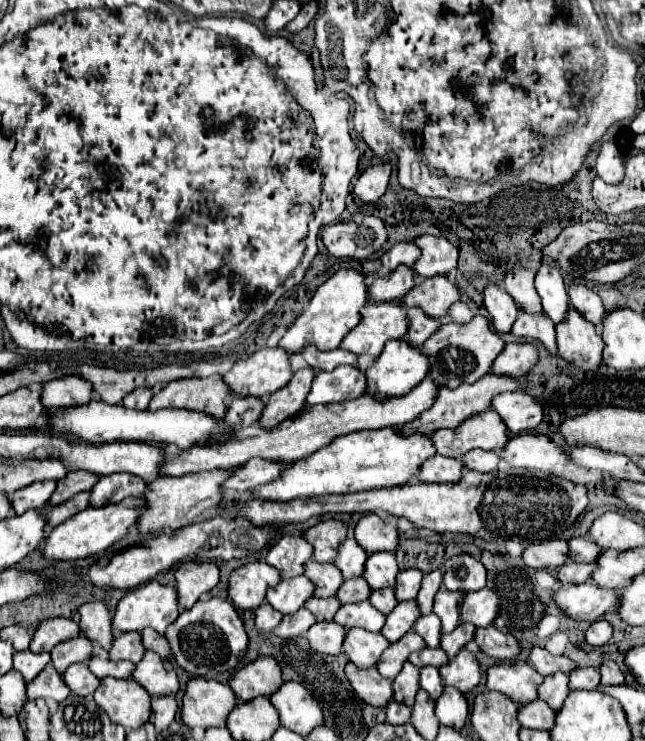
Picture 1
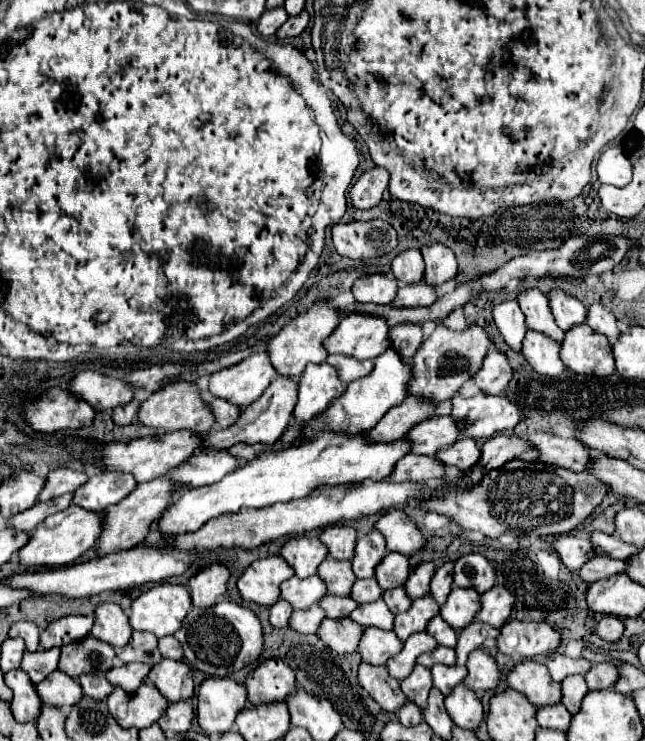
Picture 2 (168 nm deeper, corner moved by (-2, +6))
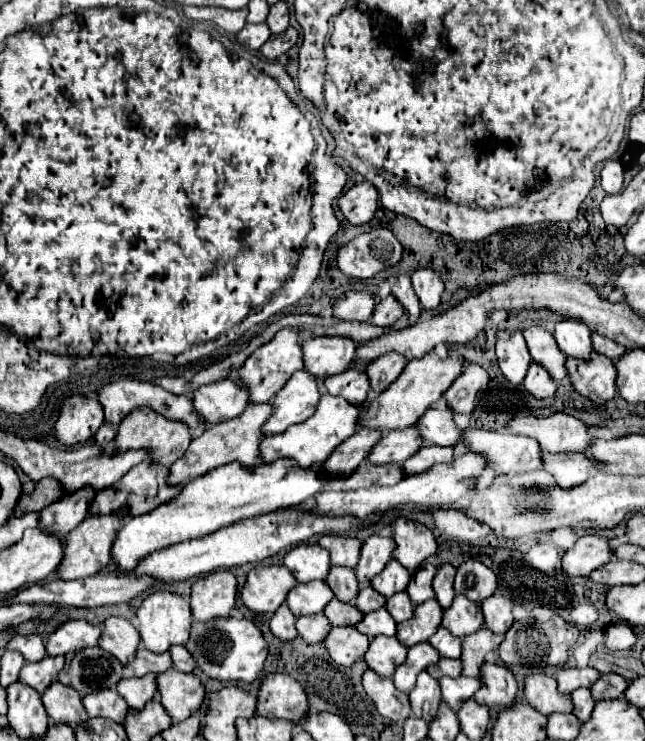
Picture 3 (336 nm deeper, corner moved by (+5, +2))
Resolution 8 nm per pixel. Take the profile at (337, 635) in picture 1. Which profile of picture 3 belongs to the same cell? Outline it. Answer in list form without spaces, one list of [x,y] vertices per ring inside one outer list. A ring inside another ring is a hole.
[[[333,627],[331,633],[327,635],[327,641],[323,641],[329,655],[333,657],[335,663],[341,663],[343,667],[363,659],[365,651],[369,649],[369,637],[359,633],[355,627],[343,629],[343,627]]]

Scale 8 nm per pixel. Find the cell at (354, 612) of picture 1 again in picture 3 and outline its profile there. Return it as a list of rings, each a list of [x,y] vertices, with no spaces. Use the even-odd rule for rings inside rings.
[[[379,609],[375,613],[369,613],[363,617],[363,621],[359,621],[357,631],[369,635],[369,637],[377,637],[377,635],[395,635],[397,631],[397,623],[395,619],[389,615],[387,609]]]

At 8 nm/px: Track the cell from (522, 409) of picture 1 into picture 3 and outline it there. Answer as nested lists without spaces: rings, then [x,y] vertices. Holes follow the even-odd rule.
[[[427,409],[415,427],[423,443],[431,445],[455,445],[463,433],[455,425],[451,409]]]

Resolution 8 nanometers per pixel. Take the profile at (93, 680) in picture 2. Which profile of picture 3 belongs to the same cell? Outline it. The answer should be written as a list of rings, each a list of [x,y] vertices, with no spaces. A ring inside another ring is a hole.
[[[103,689],[103,693],[91,693],[91,697],[83,697],[83,705],[91,717],[111,719],[119,725],[123,725],[123,719],[131,709],[115,689]]]

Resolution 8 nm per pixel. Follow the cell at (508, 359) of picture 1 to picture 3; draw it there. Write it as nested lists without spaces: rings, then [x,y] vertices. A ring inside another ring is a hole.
[[[467,365],[443,393],[445,405],[453,409],[453,413],[471,413],[477,405],[477,395],[487,387],[487,381],[489,375],[483,367]]]

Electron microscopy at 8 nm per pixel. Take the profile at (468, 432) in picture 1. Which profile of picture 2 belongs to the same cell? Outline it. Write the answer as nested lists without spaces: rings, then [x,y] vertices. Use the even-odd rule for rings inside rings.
[[[452,415],[444,417],[432,417],[410,429],[406,435],[410,441],[414,441],[412,453],[418,455],[436,455],[440,449],[446,449],[454,445],[460,437],[460,427]]]

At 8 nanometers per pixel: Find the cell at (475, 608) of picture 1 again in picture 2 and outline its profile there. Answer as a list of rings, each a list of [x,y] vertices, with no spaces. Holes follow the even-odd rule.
[[[496,585],[480,595],[480,605],[482,607],[474,619],[500,629],[510,617],[510,611],[514,607],[514,595],[506,587]]]

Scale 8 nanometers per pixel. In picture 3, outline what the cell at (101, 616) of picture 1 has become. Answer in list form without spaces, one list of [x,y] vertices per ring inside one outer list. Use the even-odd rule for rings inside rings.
[[[109,617],[103,623],[103,637],[99,639],[99,647],[115,655],[123,665],[127,665],[129,659],[137,653],[139,643],[139,631],[127,619]]]

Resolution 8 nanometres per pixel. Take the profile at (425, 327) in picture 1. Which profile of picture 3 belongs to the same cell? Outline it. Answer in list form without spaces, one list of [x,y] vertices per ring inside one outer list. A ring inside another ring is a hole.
[[[387,353],[387,357],[379,357],[379,361],[371,361],[371,365],[367,365],[371,391],[375,395],[385,391],[401,375],[405,363],[407,361],[403,361],[403,357],[399,357],[397,353]]]

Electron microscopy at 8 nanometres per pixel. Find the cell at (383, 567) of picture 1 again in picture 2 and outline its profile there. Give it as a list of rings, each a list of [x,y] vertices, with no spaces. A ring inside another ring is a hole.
[[[386,553],[386,557],[376,567],[376,581],[382,589],[400,587],[410,573],[408,557],[402,553]]]

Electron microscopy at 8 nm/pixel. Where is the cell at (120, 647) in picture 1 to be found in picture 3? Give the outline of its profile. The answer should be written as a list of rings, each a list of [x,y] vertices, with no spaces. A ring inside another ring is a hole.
[[[139,647],[137,655],[131,659],[129,665],[125,665],[127,669],[133,669],[135,675],[145,675],[149,671],[155,671],[155,673],[163,673],[165,669],[171,669],[173,663],[171,663],[171,655],[169,653],[151,653],[143,647]]]

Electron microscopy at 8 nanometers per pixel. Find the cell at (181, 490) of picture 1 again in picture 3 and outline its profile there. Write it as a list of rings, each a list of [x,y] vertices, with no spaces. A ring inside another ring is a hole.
[[[125,513],[119,515],[103,515],[103,517],[87,517],[81,521],[79,527],[75,527],[67,537],[63,545],[63,561],[57,569],[59,579],[85,579],[95,573],[99,573],[103,567],[107,567],[111,561],[111,541],[115,539],[115,533],[121,529],[125,519]]]

